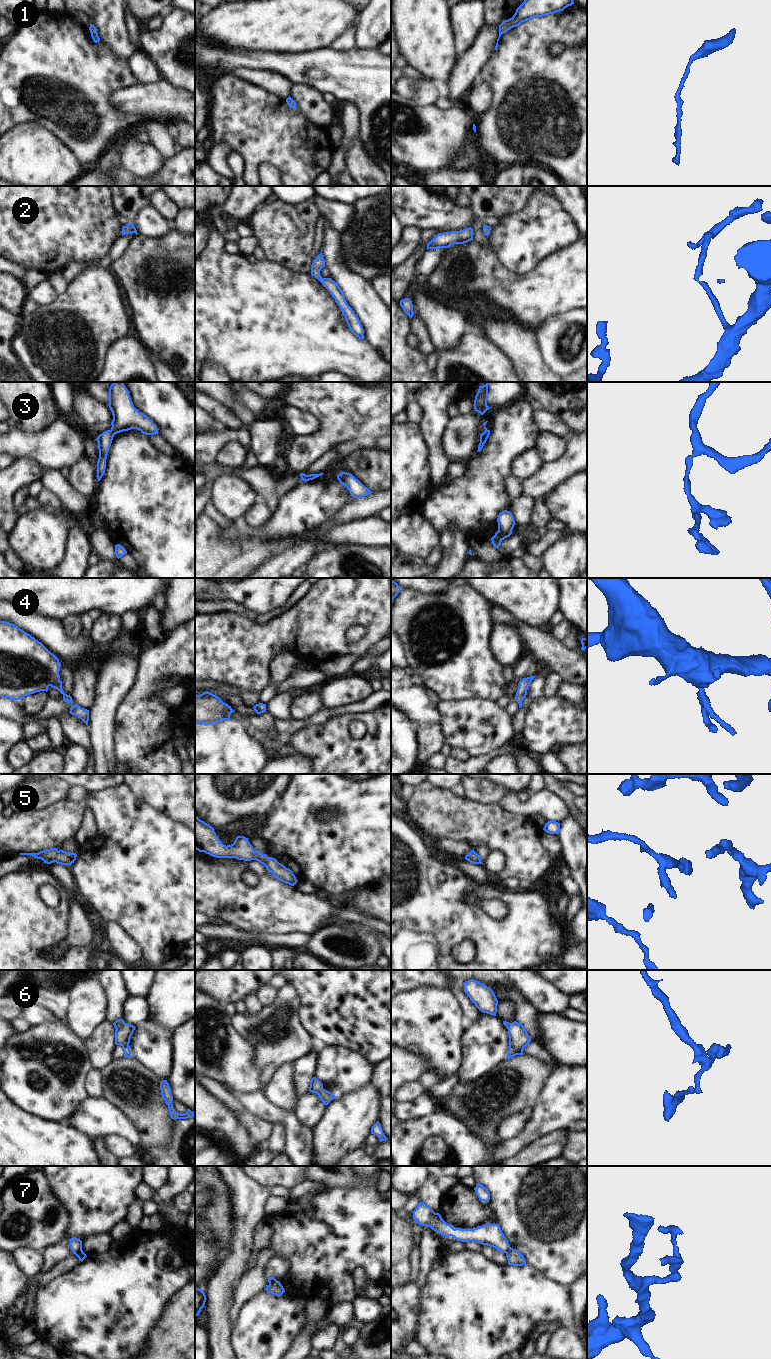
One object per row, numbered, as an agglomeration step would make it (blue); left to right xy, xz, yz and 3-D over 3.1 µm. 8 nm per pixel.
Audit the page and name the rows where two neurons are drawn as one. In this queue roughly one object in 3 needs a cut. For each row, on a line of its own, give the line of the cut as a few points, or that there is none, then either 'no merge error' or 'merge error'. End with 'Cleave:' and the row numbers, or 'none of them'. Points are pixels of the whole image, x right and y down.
1: cut none; no merge error
2: cut none; no merge error
3: cut none; no merge error
4: cut none; no merge error
5: cut none; no merge error
6: cut none; no merge error
7: cut xy (82, 1250), (75, 1254); merge error
Cleave: 7

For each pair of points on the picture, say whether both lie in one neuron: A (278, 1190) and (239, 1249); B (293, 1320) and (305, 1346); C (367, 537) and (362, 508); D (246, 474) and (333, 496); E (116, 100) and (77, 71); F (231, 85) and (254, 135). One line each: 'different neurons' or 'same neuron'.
A: different neurons
B: different neurons
C: different neurons
D: different neurons
E: different neurons
F: same neuron

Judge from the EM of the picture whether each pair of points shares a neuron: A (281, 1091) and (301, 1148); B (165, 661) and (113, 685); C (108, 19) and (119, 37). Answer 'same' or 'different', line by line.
A: different
B: different
C: same

